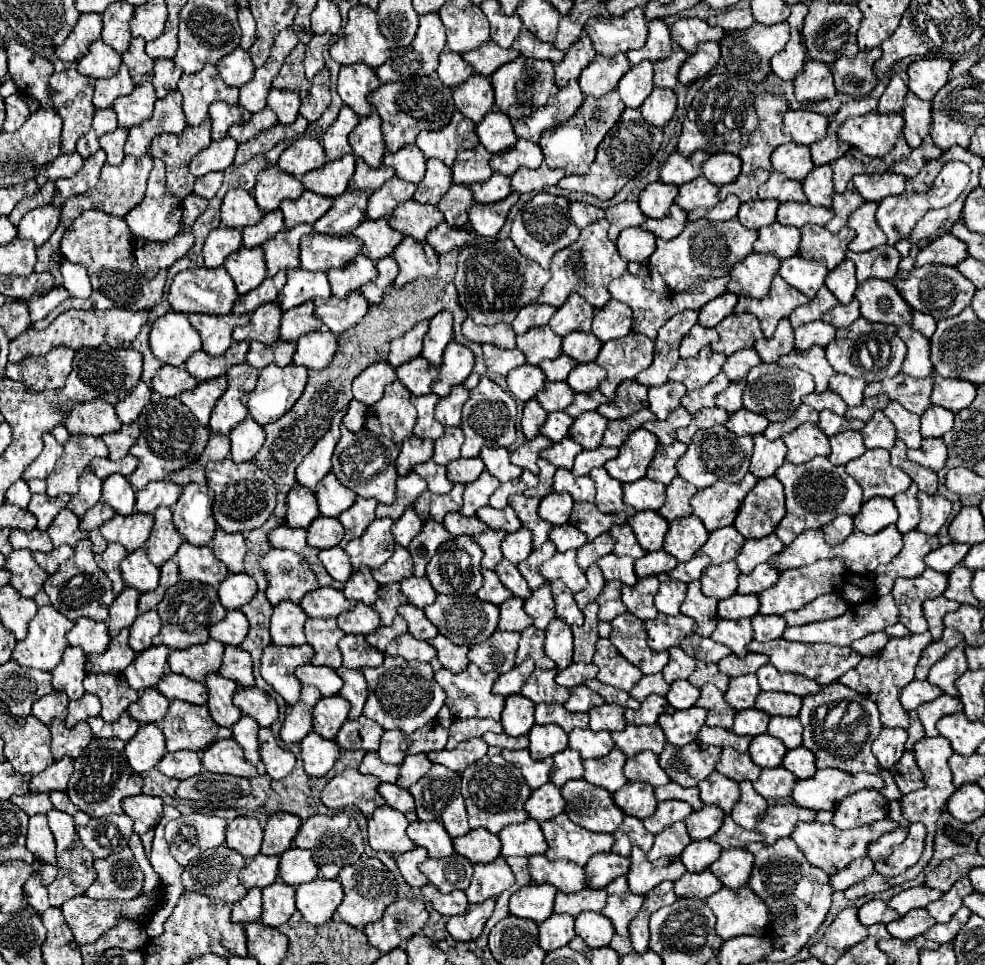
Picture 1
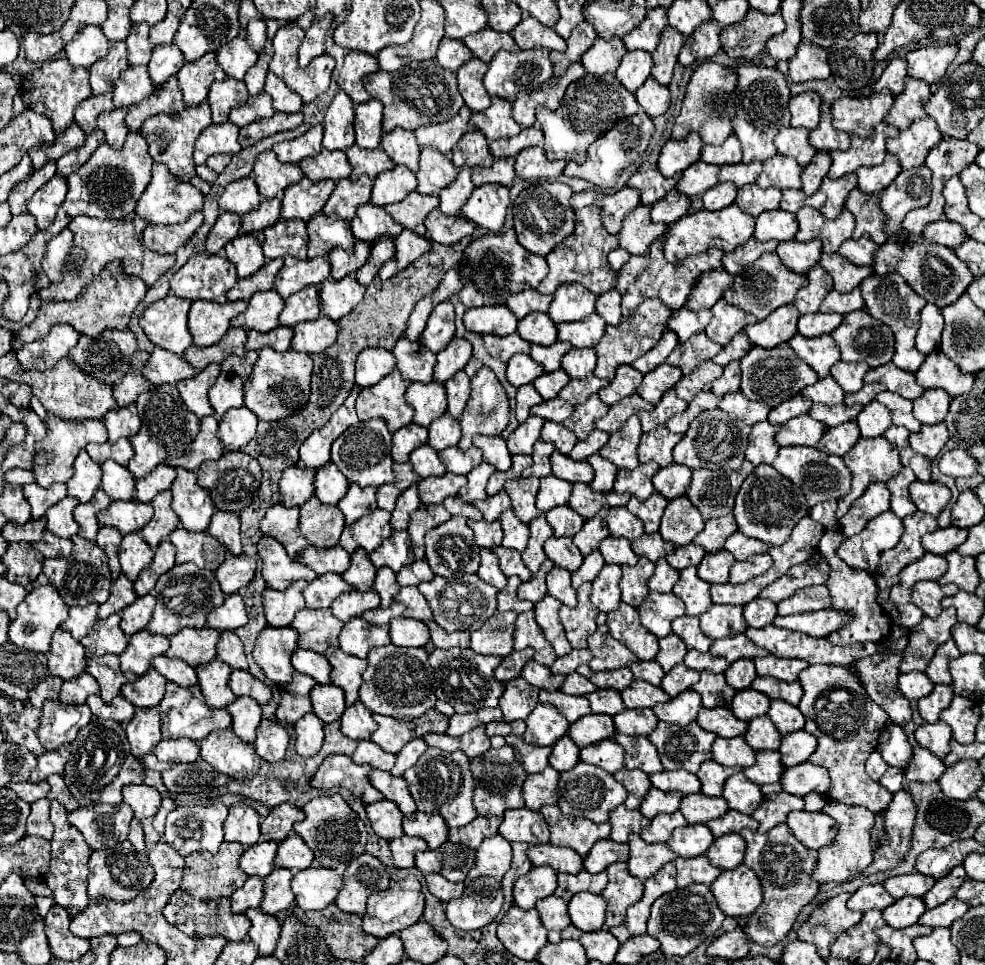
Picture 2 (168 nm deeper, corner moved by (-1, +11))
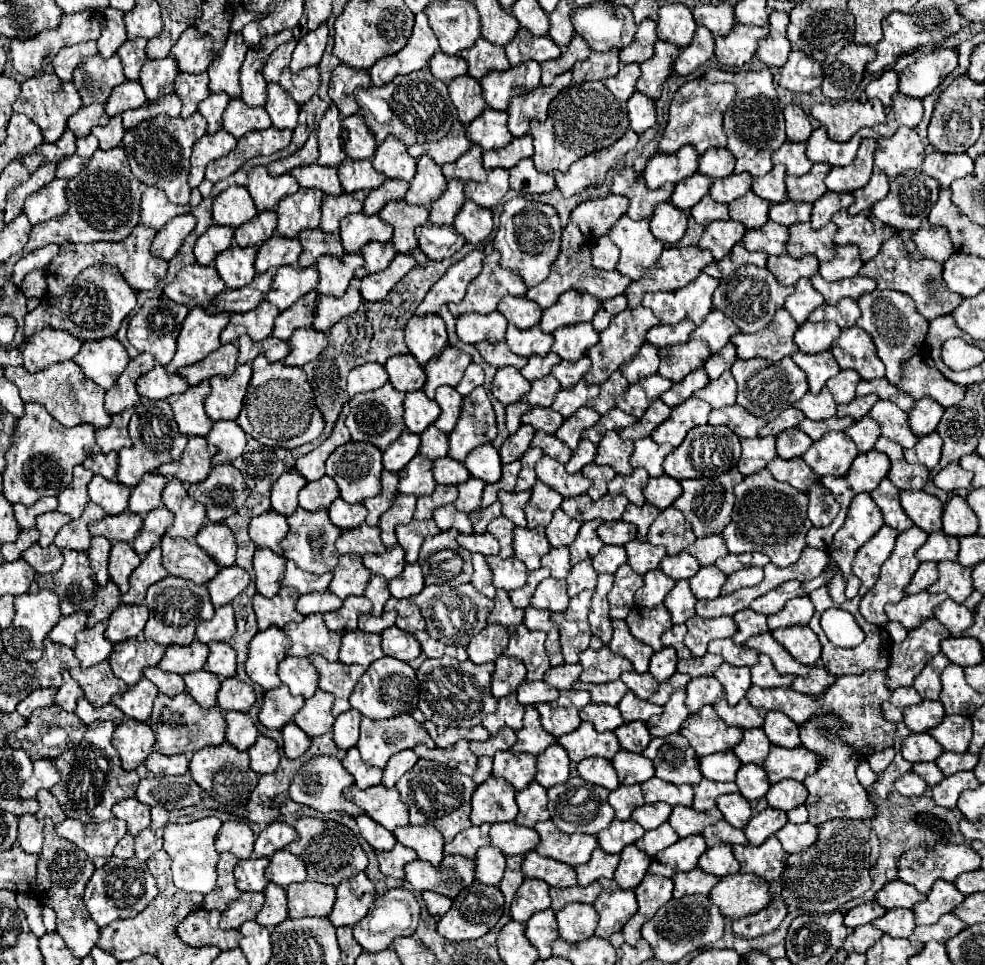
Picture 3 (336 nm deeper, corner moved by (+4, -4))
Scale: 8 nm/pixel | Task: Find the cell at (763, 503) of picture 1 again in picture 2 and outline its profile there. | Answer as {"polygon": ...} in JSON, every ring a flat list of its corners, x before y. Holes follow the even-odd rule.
{"polygon":[[765,463,757,465,751,471,751,475,747,475,735,497,735,507,733,507,733,517,739,525,739,531,747,537,761,539,771,545,783,545,789,539,793,527,805,515,809,515,809,507,799,485,793,485,787,477,775,471,775,467]]}

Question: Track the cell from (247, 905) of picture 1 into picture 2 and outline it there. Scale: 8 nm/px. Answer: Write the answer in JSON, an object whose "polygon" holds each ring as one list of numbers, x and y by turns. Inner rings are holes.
{"polygon":[[249,877,241,889,231,895,231,909,243,913,249,907,259,907,263,901,263,879]]}

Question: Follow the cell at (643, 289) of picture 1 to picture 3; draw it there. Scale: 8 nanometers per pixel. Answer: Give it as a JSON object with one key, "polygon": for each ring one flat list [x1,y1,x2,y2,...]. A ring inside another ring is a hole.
{"polygon":[[696,246,688,248,664,248,660,262,654,270,650,270,642,280,630,282,626,288,628,308,636,308,642,302,642,296,646,292,658,292,658,290,678,290,696,280,696,276,702,274,702,270,714,262,714,256,710,252,702,252]]}

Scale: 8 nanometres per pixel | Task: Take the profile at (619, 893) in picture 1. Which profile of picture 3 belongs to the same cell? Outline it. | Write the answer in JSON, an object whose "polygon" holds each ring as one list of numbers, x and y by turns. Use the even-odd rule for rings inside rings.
{"polygon":[[600,880,600,884,602,892,594,902,594,908,598,912,596,936,608,940,612,934,622,930,630,916,634,916,638,904,636,894,632,890,620,890,614,880]]}

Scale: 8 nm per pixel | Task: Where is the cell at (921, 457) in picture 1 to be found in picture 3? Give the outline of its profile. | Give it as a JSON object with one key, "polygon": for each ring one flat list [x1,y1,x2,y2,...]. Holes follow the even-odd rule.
{"polygon":[[932,432,928,436,922,436,912,450,904,450,904,458,908,464,922,464,928,470,932,470,940,462,940,452,942,438,936,432]]}

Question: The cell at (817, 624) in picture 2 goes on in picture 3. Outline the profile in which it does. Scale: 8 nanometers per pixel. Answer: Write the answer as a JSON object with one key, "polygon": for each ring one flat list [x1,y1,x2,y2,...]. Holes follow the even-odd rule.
{"polygon":[[790,626,774,630,772,636,802,664,816,664,822,644,808,626]]}

